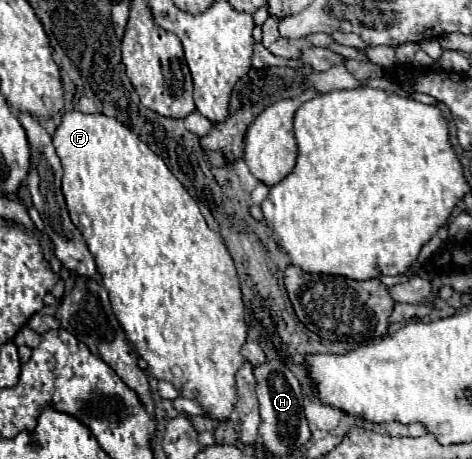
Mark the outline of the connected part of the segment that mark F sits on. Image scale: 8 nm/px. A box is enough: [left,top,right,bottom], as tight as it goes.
[53,109,247,421]

